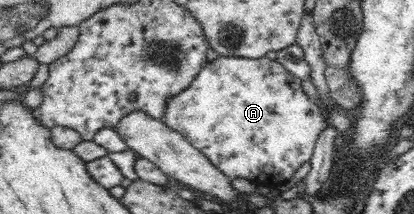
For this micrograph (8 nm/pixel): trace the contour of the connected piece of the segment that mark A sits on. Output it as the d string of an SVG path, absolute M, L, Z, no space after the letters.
M218 57L213 63L207 63L184 92L168 99L163 120L165 126L201 150L229 181L245 178L269 187L288 181L303 163L307 163L316 148L317 138L329 129L327 118L307 95L302 81L277 60L270 61L267 57L257 60Z

